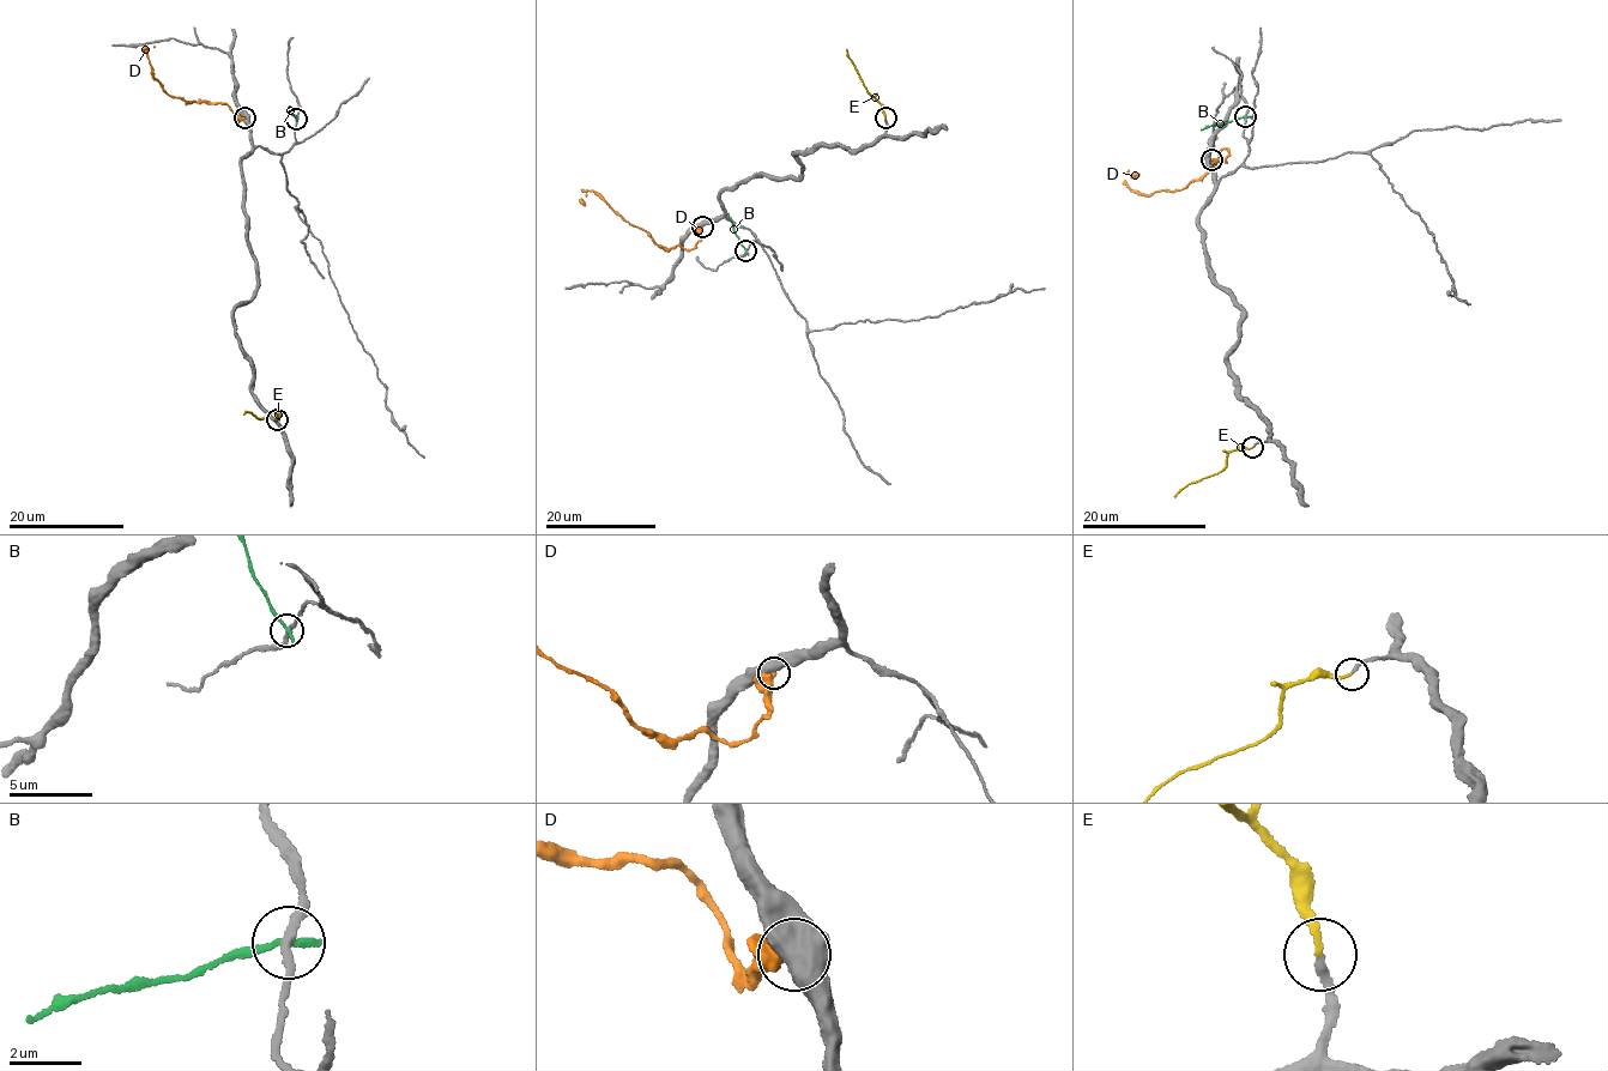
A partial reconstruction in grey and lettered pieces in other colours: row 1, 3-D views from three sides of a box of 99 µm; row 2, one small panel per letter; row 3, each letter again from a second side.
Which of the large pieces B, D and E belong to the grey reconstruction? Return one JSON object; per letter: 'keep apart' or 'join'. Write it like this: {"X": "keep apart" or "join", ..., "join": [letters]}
{"B": "keep apart", "D": "keep apart", "E": "join", "join": ["E"]}

